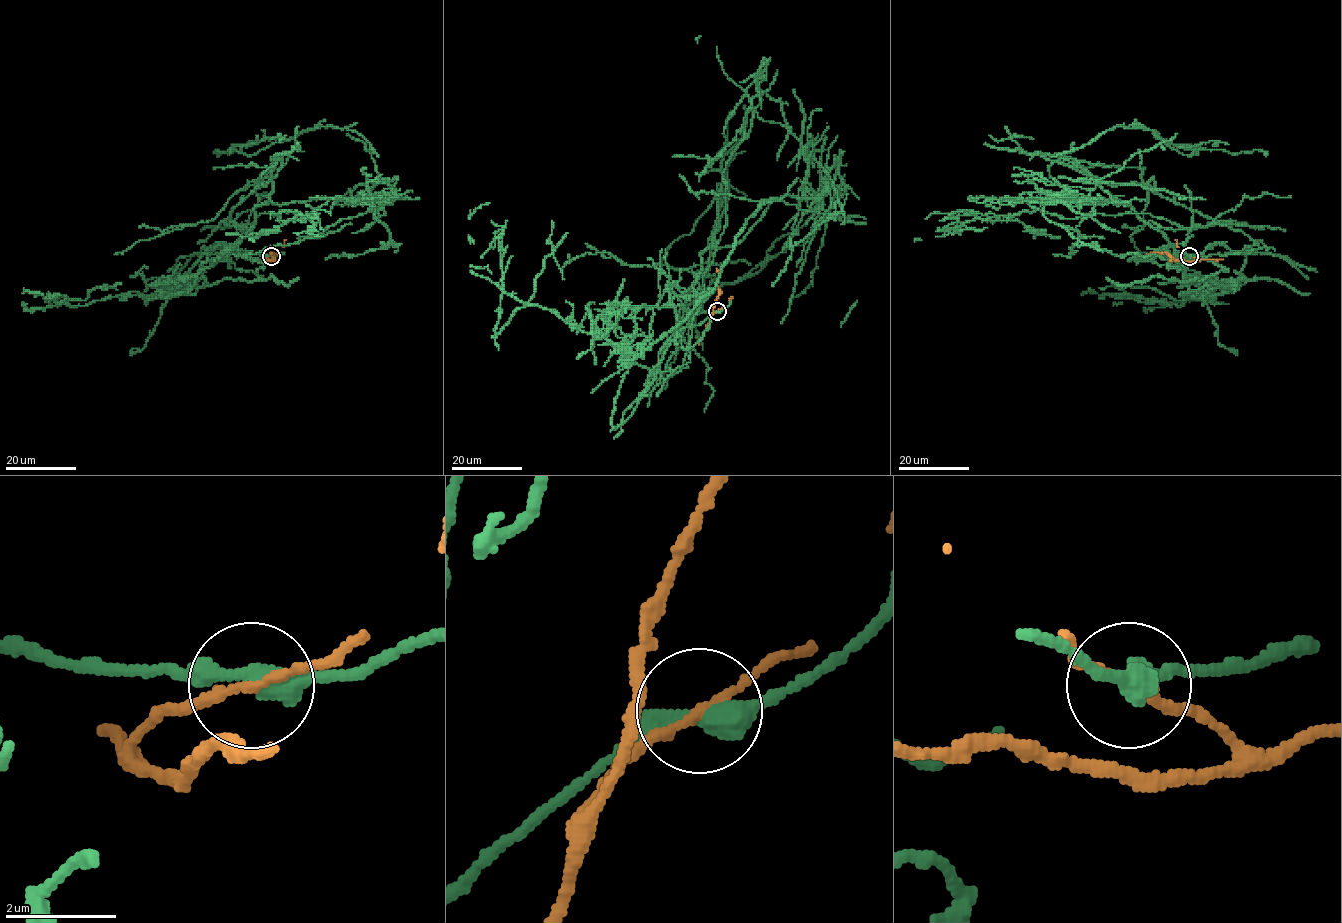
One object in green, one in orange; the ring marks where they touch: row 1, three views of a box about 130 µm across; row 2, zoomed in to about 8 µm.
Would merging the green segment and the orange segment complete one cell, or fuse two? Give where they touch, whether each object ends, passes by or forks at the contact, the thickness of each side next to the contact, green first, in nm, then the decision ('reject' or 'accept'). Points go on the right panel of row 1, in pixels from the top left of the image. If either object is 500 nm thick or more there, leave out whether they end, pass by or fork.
(1189, 256) | green passes by | orange passes by | 400/150 nm | reject

